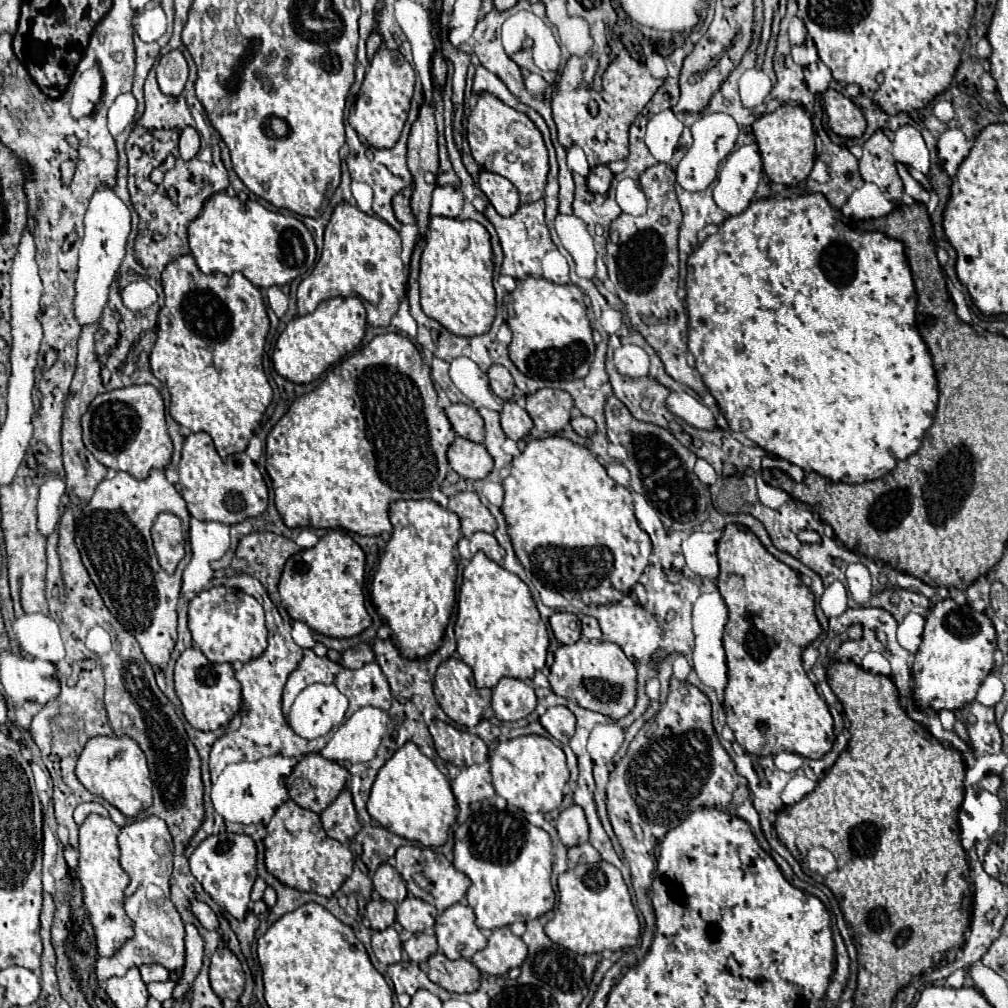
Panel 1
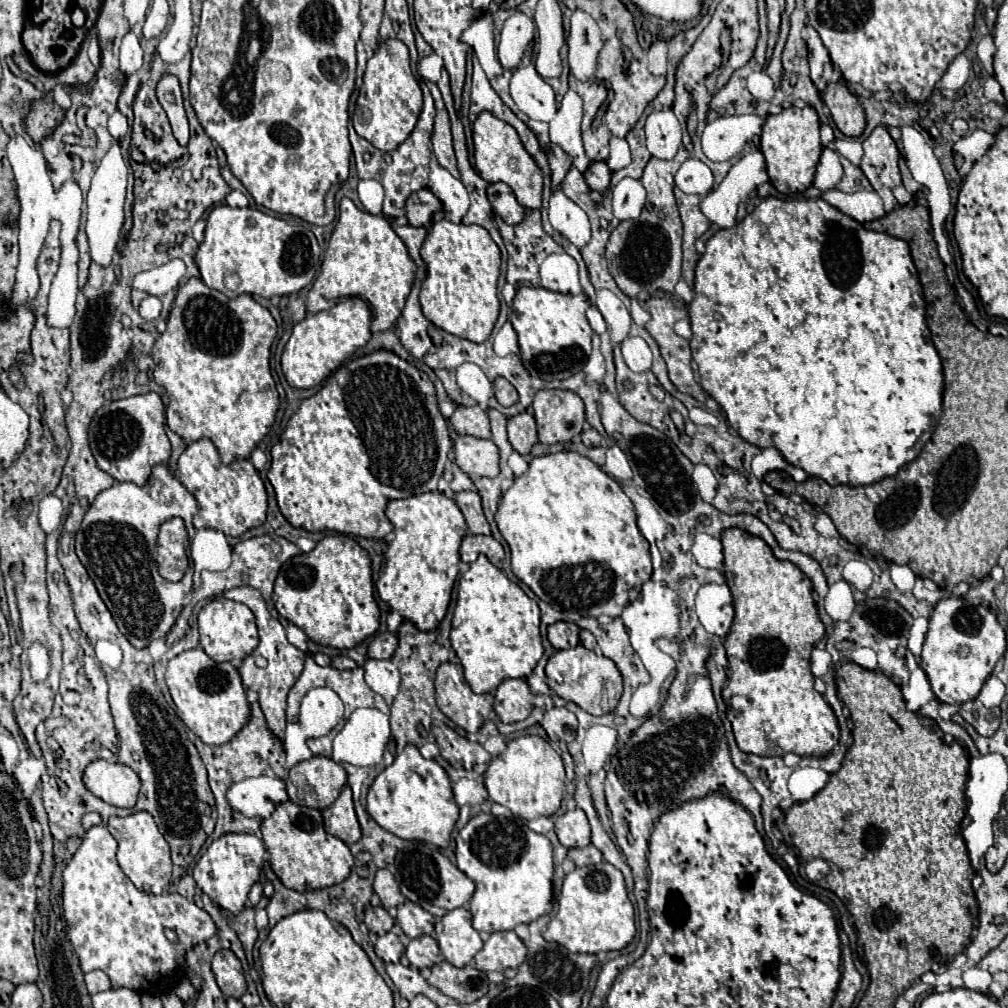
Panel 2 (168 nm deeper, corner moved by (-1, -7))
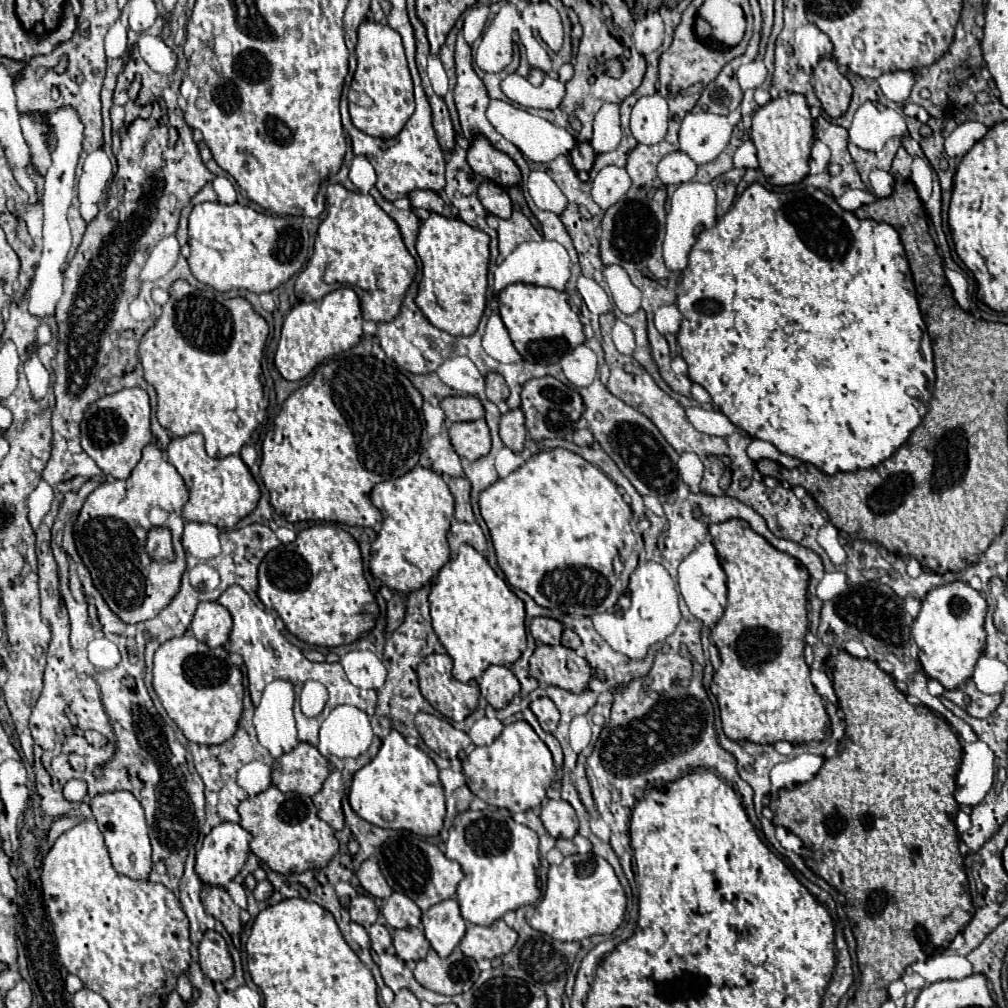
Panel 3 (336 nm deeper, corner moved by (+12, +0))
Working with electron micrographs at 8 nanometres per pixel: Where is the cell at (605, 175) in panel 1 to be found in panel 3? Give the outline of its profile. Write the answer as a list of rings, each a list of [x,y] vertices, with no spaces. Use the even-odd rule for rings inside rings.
[[[576,143],[574,149],[570,151],[570,159],[578,171],[590,171],[596,159],[596,153],[590,147],[590,143]]]

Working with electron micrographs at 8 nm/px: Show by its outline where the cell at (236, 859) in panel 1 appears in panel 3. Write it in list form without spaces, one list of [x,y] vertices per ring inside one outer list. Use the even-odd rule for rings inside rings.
[[[238,823],[216,825],[196,853],[196,873],[208,885],[226,887],[238,871],[244,867],[248,857],[248,845],[252,835]]]

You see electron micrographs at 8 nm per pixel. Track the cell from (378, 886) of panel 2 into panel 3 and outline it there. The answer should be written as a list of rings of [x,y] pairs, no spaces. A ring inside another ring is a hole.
[[[366,859],[366,861],[358,867],[356,877],[358,877],[360,885],[362,885],[370,895],[374,895],[374,897],[378,897],[378,899],[388,899],[388,897],[392,895],[392,889],[388,887],[384,875],[380,873],[376,861]]]

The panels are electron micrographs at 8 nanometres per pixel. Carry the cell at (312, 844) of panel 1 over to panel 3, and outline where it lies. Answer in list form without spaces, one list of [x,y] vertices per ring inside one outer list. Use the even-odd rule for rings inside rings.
[[[270,785],[266,791],[244,799],[238,805],[238,815],[240,827],[254,837],[250,843],[252,853],[282,875],[320,869],[338,853],[334,829],[316,815],[316,807],[308,795],[282,793],[278,787]]]

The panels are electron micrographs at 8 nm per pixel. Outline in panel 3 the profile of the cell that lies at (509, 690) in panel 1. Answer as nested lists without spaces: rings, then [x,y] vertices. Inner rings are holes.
[[[490,665],[480,679],[480,691],[492,707],[502,709],[520,693],[520,681],[508,667]]]

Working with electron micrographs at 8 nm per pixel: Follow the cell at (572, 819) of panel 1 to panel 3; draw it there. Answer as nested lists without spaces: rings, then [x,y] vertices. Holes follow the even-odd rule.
[[[546,801],[540,811],[540,819],[552,837],[572,839],[578,833],[578,817],[568,801]]]

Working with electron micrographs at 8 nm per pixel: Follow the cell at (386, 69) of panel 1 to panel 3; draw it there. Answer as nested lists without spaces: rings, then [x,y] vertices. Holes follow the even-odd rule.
[[[362,21],[358,27],[358,45],[356,45],[358,69],[350,85],[350,117],[352,123],[372,137],[390,139],[396,137],[404,123],[414,113],[414,91],[412,77],[408,71],[402,37],[390,27],[376,21]]]

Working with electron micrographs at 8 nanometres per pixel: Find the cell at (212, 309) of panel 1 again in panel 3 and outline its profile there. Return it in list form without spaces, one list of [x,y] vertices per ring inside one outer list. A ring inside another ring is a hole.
[[[176,281],[170,289],[170,301],[162,307],[162,315],[140,341],[144,379],[156,389],[158,395],[156,415],[160,425],[166,427],[174,437],[202,433],[206,439],[206,451],[214,459],[238,455],[248,443],[252,431],[262,423],[268,407],[268,399],[264,397],[260,383],[260,361],[268,333],[268,323],[246,299],[226,299],[214,289],[198,289],[186,281]]]

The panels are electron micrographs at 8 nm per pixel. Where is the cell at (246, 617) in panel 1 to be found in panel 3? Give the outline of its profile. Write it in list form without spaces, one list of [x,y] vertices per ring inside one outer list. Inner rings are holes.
[[[202,603],[198,605],[194,619],[192,619],[192,633],[198,641],[210,647],[222,647],[228,643],[230,637],[230,613],[222,609],[218,603]]]

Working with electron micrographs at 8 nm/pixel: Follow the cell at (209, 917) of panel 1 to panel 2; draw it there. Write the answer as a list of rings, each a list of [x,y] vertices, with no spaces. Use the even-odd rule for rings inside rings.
[[[91,826],[85,832],[79,850],[73,854],[67,868],[63,870],[63,910],[67,918],[67,936],[81,960],[83,972],[103,970],[109,976],[113,988],[127,986],[137,992],[161,994],[183,978],[183,972],[177,966],[177,958],[185,956],[191,946],[211,938],[217,932],[217,926],[203,908],[199,908],[195,902],[189,902],[181,894],[165,892],[161,896],[153,896],[139,892],[119,868],[115,852],[117,842],[109,834],[107,826]],[[163,928],[173,928],[177,932],[177,944],[171,944],[167,940]]]

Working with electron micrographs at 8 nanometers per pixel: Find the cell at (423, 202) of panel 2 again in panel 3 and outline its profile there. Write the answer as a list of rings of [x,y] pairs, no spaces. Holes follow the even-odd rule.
[[[416,189],[414,193],[408,195],[410,201],[412,201],[412,209],[426,209],[426,211],[434,211],[434,213],[440,213],[444,217],[452,217],[452,209],[450,205],[436,193],[436,191],[422,191],[422,189]]]

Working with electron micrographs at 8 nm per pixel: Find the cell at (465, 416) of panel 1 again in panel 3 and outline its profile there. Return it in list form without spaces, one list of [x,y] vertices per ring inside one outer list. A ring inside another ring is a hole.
[[[456,395],[456,397],[446,397],[440,401],[440,407],[446,415],[448,421],[474,421],[484,417],[484,407],[478,397],[472,395]]]

